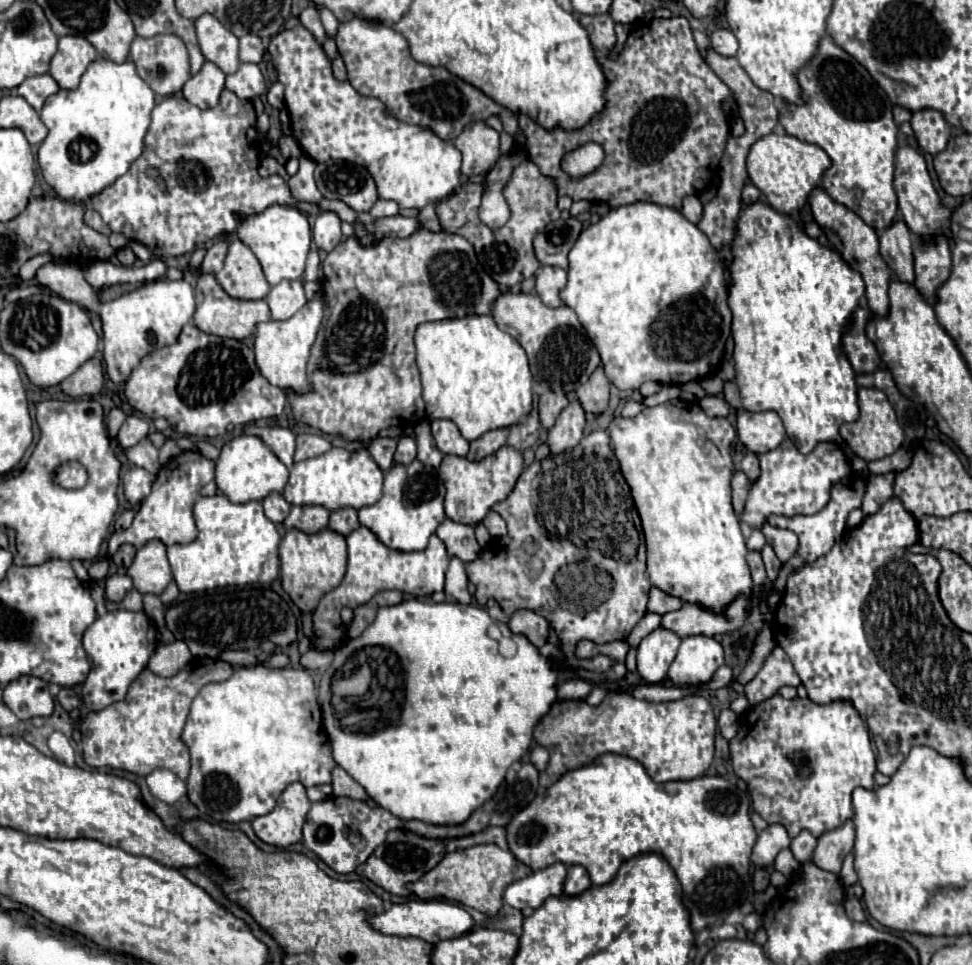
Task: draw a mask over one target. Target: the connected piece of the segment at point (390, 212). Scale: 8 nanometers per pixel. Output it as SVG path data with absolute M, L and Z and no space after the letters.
M378 200L376 204L374 204L374 208L370 210L370 214L374 216L374 218L384 218L384 216L394 216L396 212L400 212L400 208L398 208L398 204L394 202L394 200Z

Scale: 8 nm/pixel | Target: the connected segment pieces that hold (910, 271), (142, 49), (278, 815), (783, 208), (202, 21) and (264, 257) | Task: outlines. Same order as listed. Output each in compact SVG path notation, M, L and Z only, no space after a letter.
M896 220L880 234L880 254L892 274L902 282L914 282L914 240L904 220Z
M158 34L152 38L140 38L136 36L130 46L130 60L134 60L138 74L150 88L160 96L172 96L182 90L182 84L190 78L190 62L186 46L178 36L172 34Z
M292 782L278 798L276 808L270 814L252 820L256 836L272 846L286 848L302 840L302 824L310 812L310 800L306 788L300 782Z
M774 132L756 140L750 146L750 152L746 158L750 182L766 196L768 204L782 214L794 214L806 204L812 188L818 186L824 170L828 170L830 164L832 162L828 154L820 146L798 140L796 136L790 136L790 134L778 136Z
M202 14L194 20L198 44L206 60L214 62L224 74L238 70L238 38L226 30L212 14Z
M272 204L260 214L252 214L246 218L240 218L240 224L236 228L238 238L254 252L258 262L262 264L264 276L270 286L276 286L282 280L300 280L306 256L312 242L312 232L306 216L296 206L282 206Z

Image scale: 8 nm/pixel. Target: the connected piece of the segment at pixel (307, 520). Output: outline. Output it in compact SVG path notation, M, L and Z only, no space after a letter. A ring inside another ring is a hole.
M292 506L290 514L284 520L284 526L298 528L302 532L320 532L328 526L330 512L324 506Z

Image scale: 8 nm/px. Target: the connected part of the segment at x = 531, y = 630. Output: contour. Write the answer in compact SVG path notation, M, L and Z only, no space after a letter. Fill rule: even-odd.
M518 610L518 612L514 612L514 616L510 618L508 626L510 626L510 630L514 634L524 634L536 648L546 644L548 630L550 630L548 620L542 618L536 612L532 612L532 610Z

